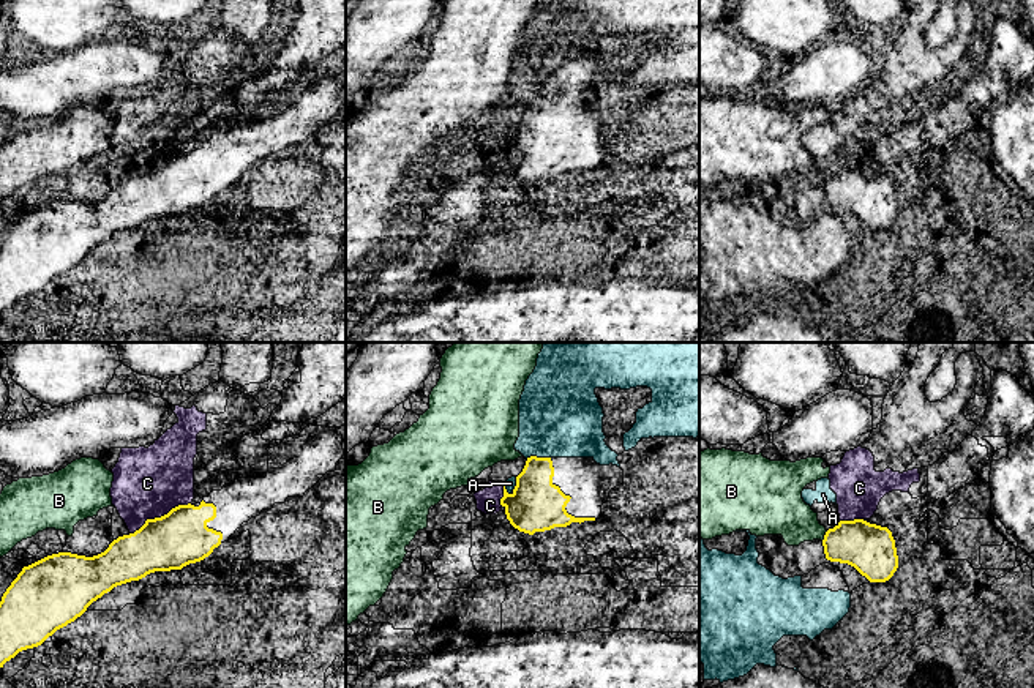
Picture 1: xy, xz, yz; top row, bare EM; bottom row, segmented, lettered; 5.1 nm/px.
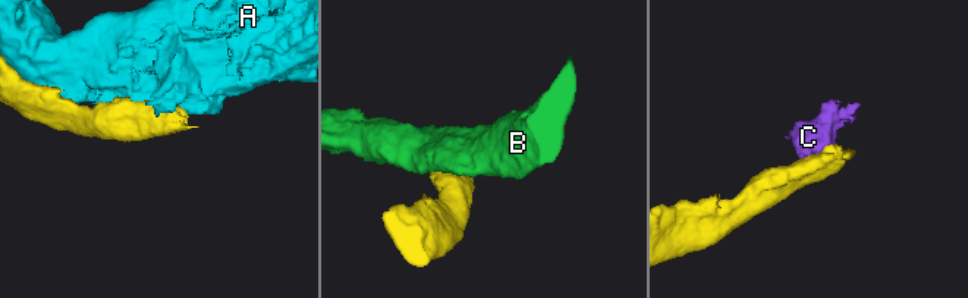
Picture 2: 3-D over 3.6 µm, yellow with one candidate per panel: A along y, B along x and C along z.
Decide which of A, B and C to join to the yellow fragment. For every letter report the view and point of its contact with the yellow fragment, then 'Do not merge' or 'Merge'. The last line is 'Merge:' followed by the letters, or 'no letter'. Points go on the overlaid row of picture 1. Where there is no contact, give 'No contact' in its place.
A: Touches yellow at xz (515, 486). Do not merge
B: Touches yellow at yz (824, 535). Do not merge
C: Touches yellow at xy (161, 516). Do not merge
Merge: no letter

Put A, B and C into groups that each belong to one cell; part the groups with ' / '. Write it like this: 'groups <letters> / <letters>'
groups A / B / C

